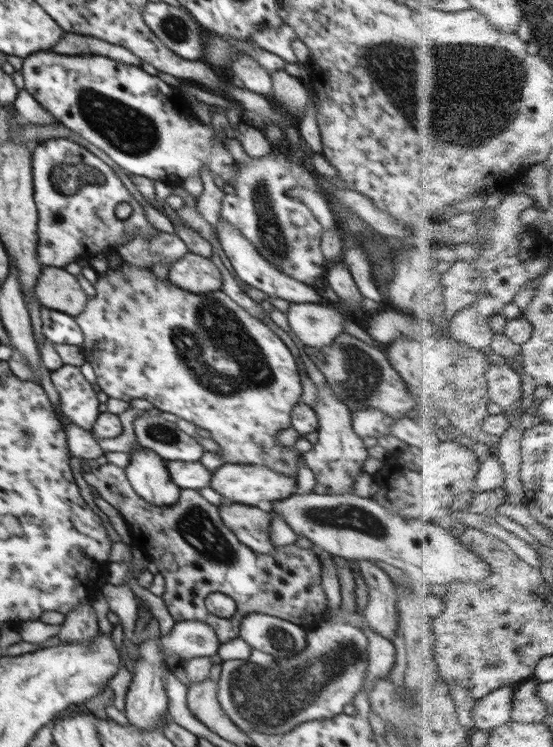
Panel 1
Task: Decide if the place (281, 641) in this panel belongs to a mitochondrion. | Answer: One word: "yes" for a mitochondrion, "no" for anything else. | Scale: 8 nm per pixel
yes

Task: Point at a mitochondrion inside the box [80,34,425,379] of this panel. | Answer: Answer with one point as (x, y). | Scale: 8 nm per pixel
(393, 67)

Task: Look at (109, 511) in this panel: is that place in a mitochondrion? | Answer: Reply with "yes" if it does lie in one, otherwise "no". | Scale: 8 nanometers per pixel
no

